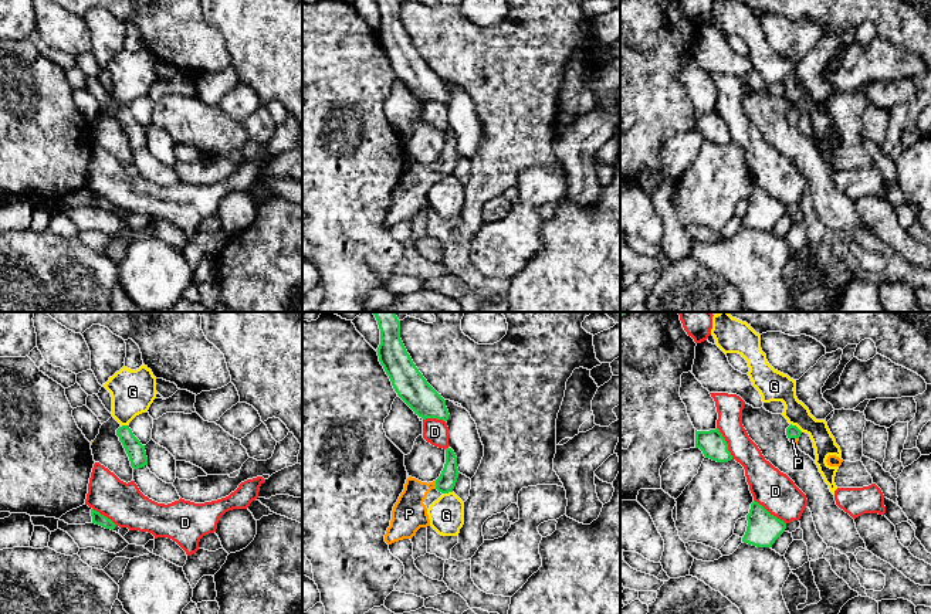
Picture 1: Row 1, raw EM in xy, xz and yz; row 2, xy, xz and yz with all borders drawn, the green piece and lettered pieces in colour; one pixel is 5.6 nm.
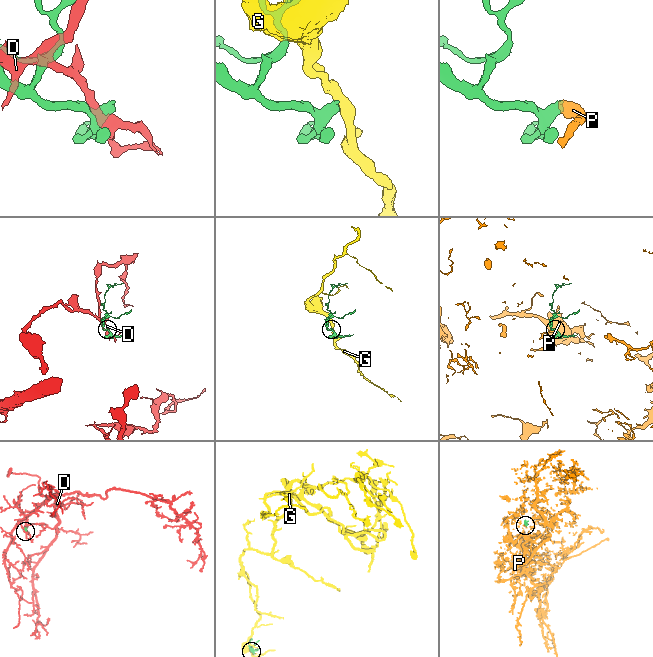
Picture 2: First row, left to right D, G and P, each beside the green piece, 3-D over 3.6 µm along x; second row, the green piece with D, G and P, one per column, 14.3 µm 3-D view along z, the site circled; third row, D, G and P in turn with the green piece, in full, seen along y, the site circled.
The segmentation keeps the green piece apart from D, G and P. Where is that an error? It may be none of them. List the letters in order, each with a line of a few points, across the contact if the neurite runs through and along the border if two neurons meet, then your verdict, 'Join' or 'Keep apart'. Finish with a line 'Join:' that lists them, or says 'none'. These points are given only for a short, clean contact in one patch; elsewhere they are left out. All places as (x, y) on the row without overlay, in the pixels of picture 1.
D: Keep apart
G: Line: yz (791, 105), (802, 114). Keep apart
P: Line: xz (446, 165), (436, 168), (409, 187), (409, 196). Join
Join: P

